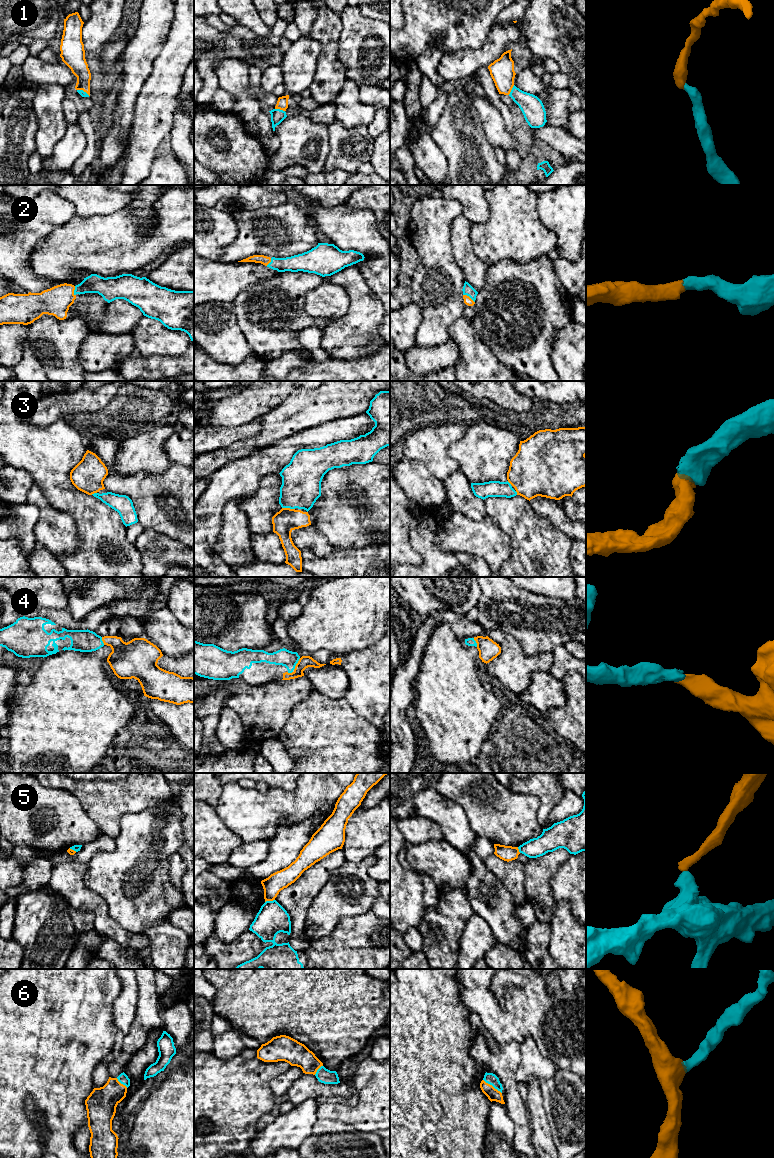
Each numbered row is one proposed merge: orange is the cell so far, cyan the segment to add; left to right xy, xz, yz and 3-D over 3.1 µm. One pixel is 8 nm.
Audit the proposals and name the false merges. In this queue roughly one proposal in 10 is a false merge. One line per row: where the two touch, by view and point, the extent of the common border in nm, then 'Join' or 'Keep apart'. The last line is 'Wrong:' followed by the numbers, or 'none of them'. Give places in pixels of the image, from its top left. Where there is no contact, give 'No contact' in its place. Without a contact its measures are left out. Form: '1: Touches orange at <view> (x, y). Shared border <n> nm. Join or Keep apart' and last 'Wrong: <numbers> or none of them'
1: Touches orange at xz (280, 109). Shared border 80 nm. Join
2: Touches orange at yz (469, 297). Shared border 120 nm. Join
3: Touches orange at xz (288, 508). Shared border 110 nm. Join
4: Touches orange at xz (296, 664). Shared border 110 nm. Join
5: Touches orange at xz (269, 900). Shared border 80 nm. Keep apart
6: Touches orange at yz (491, 1085). Shared border 190 nm. Join
Wrong: 5

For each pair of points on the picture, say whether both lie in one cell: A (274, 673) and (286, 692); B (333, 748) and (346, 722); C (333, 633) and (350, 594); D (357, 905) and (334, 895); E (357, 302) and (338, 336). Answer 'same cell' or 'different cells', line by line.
A: different cells
B: same cell
C: same cell
D: same cell
E: same cell

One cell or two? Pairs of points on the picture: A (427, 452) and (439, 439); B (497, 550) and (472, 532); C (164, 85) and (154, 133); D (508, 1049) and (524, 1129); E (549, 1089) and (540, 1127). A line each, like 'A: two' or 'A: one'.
A: one
B: one
C: one
D: one
E: two

